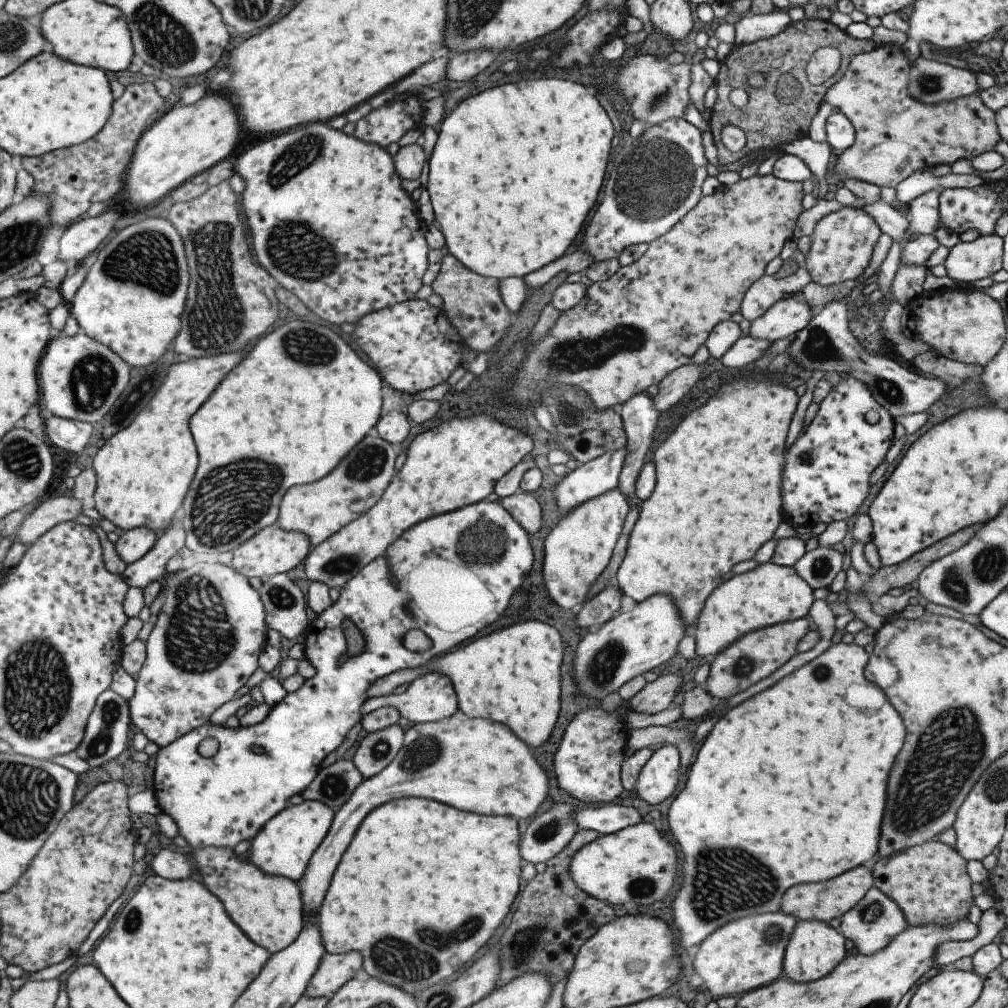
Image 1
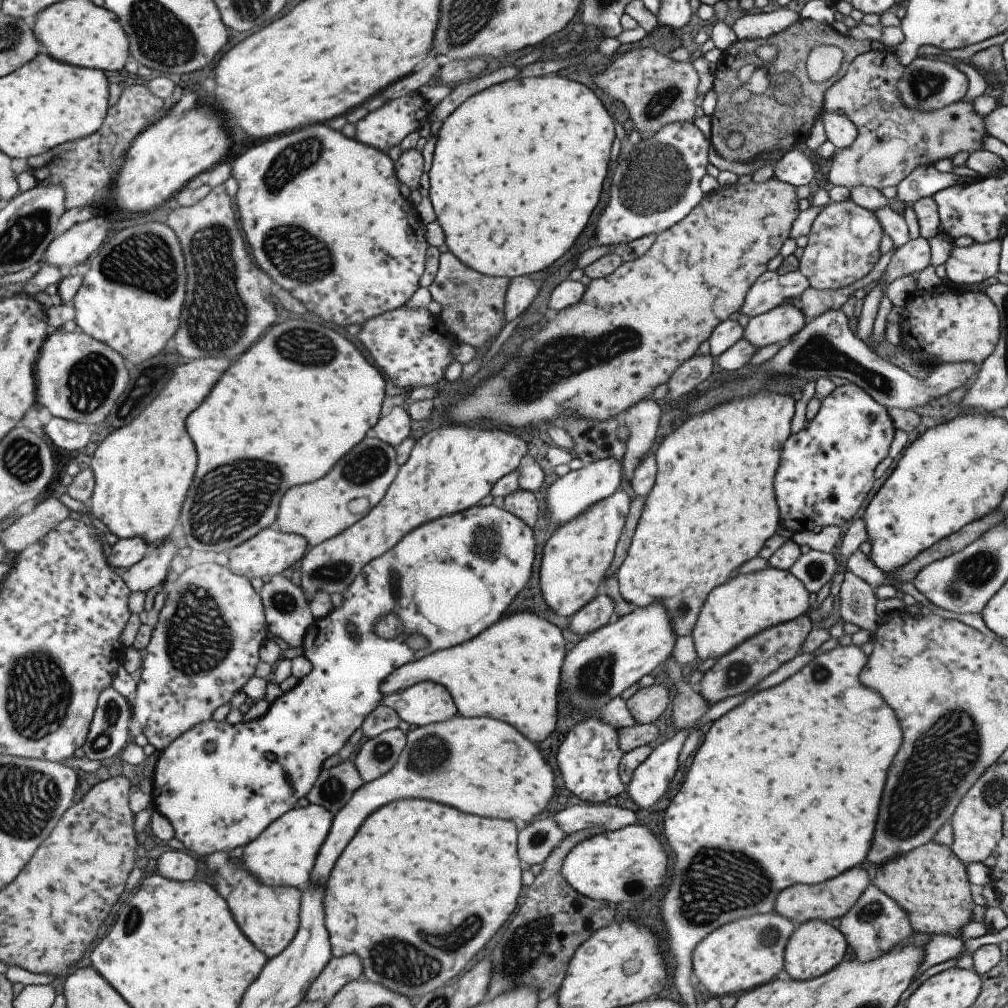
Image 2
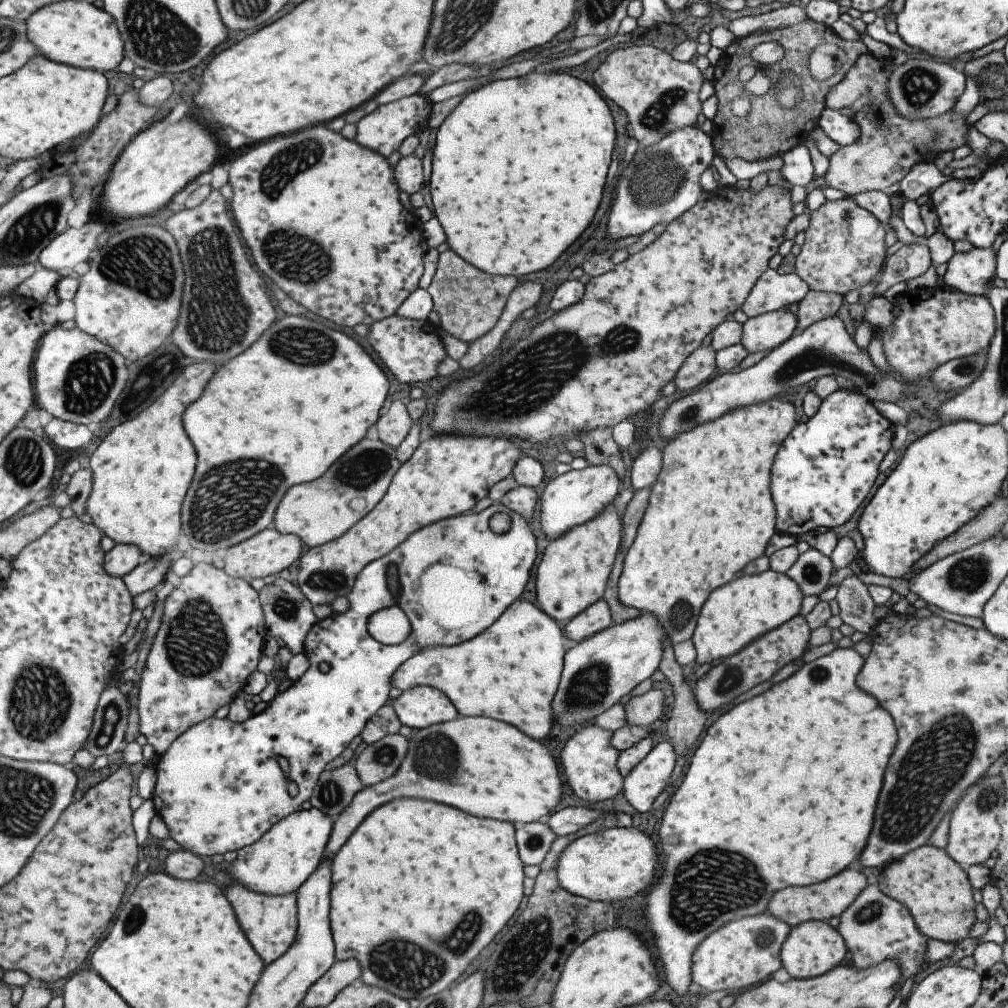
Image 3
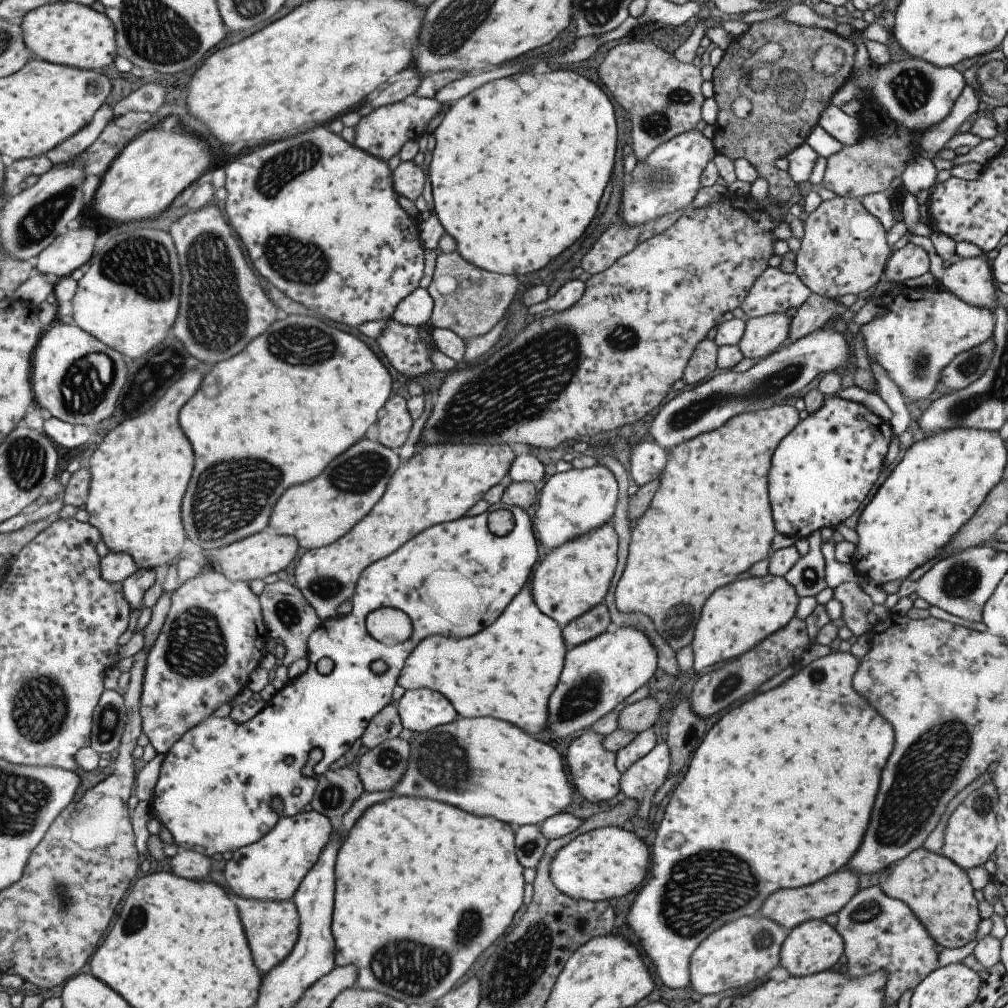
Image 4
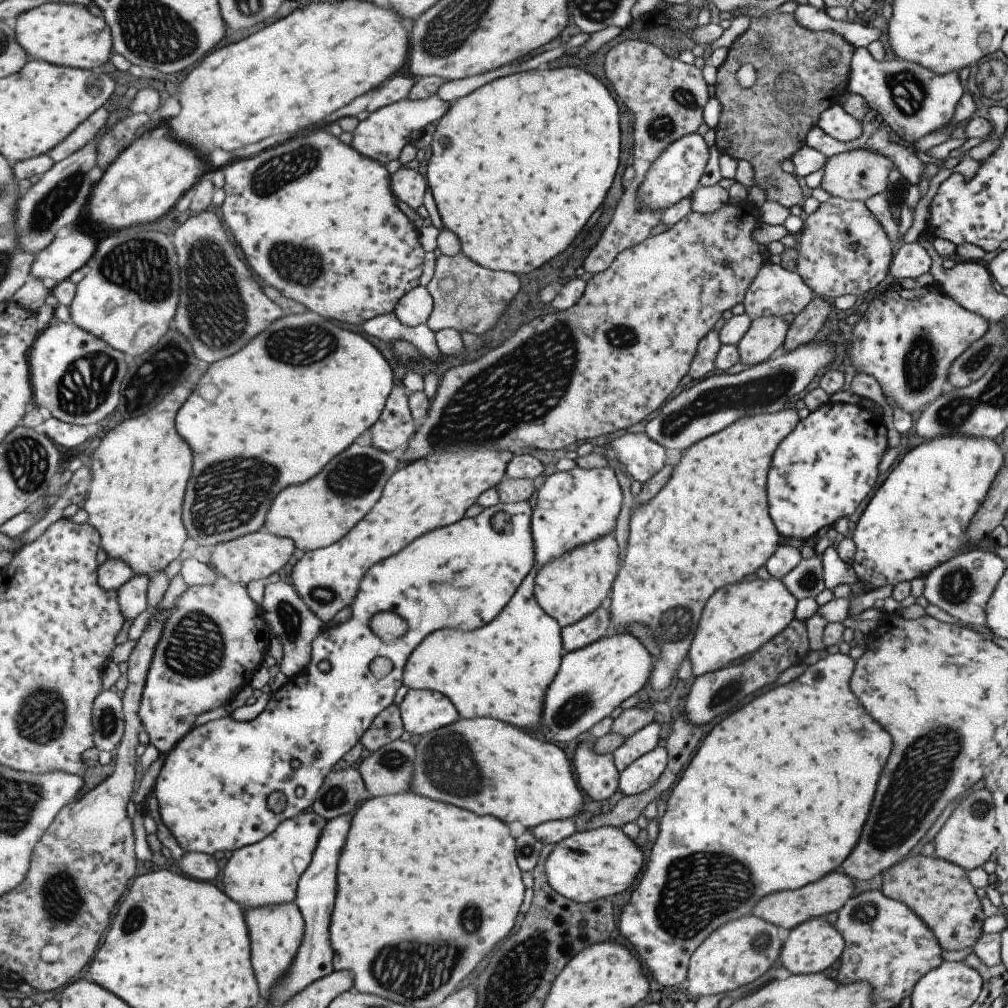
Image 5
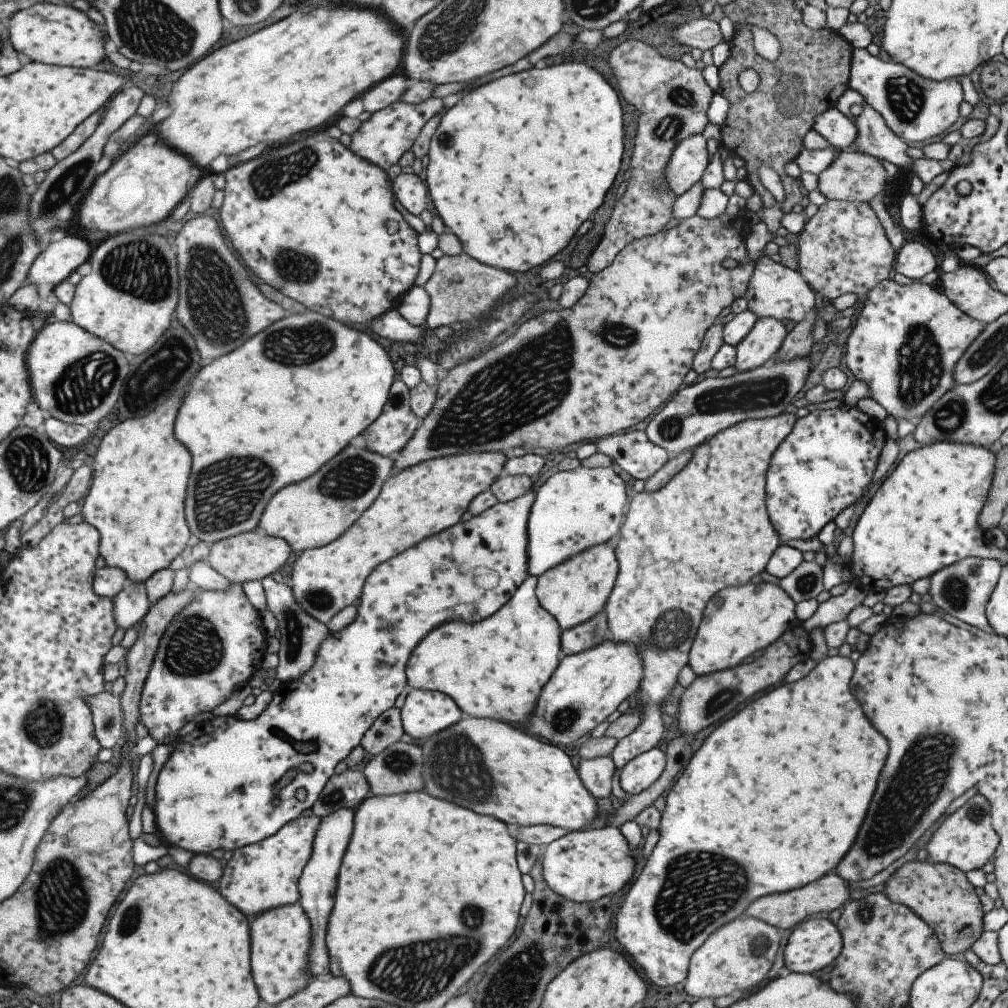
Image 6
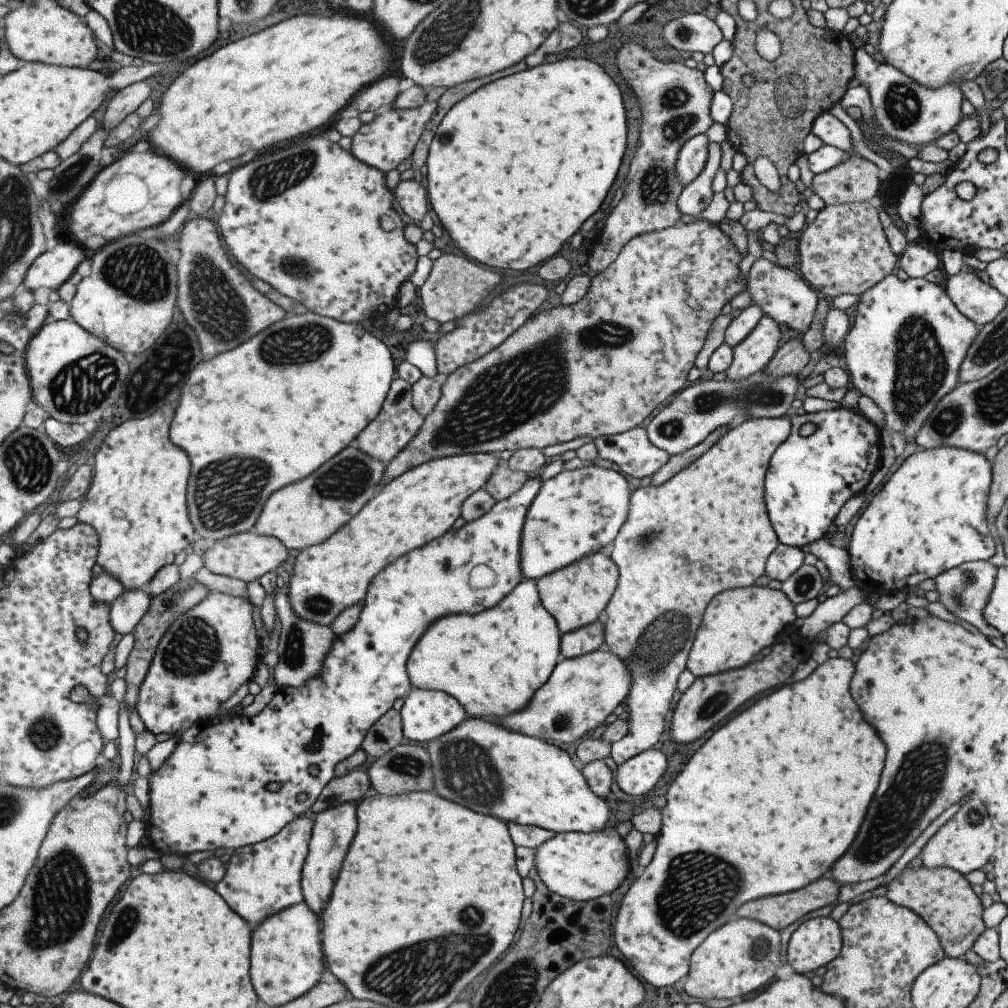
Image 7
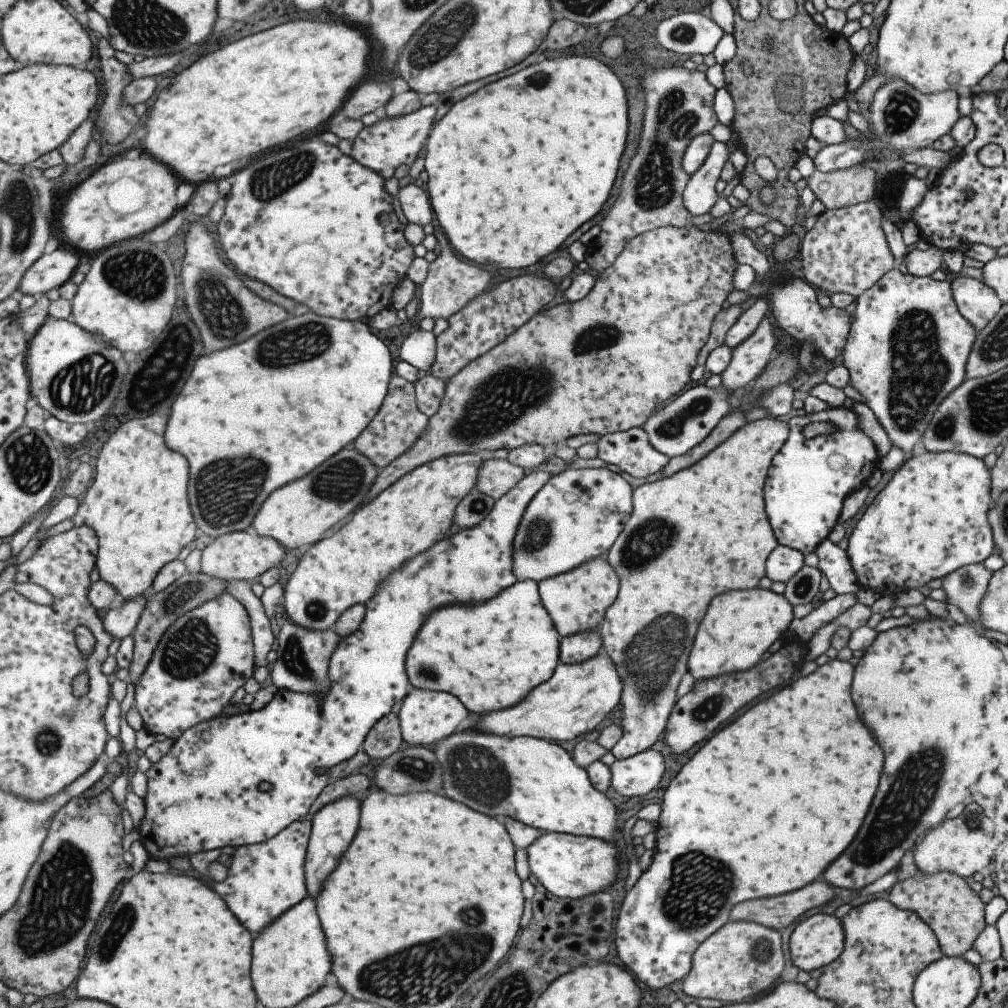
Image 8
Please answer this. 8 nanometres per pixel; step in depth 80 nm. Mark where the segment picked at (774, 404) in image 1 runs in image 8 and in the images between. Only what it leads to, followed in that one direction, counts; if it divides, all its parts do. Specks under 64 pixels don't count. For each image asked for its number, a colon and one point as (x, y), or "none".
2: (711, 507)
3: (709, 512)
4: (709, 520)
5: (707, 526)
6: (707, 528)
7: (705, 529)
8: (701, 531)

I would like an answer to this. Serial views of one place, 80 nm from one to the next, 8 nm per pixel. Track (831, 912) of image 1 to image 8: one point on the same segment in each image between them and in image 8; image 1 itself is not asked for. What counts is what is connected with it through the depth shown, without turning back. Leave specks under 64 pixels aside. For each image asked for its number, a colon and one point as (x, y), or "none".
2: (828, 900)
3: (793, 905)
4: (788, 908)
5: (787, 908)
6: (784, 910)
7: (777, 911)
8: (777, 912)

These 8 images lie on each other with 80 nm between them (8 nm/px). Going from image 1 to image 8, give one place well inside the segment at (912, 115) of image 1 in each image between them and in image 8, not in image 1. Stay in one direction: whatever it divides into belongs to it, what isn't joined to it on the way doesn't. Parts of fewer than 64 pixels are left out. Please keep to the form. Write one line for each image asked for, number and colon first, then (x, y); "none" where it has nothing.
2: (891, 140)
3: (888, 145)
4: (867, 167)
5: (857, 174)
6: (852, 176)
7: (854, 180)
8: (844, 187)

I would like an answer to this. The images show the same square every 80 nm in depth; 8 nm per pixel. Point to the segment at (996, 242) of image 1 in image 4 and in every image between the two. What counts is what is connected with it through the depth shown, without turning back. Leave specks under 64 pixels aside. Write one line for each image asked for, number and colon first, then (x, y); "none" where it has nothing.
2: (975, 263)
3: (969, 273)
4: (970, 279)

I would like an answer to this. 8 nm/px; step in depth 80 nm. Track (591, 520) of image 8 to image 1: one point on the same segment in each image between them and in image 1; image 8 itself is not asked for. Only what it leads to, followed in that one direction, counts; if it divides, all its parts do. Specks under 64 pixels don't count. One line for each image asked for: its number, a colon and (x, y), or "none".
1: (589, 480)
2: (569, 496)
3: (571, 499)
4: (571, 503)
5: (572, 507)
6: (572, 510)
7: (574, 513)

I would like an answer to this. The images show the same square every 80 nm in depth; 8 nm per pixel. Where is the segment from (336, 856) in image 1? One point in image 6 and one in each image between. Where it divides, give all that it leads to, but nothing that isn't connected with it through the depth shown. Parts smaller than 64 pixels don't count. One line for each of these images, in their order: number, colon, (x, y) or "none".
2: (464, 751)
3: (484, 767)
4: (497, 770)
5: (496, 769)
6: (482, 764)

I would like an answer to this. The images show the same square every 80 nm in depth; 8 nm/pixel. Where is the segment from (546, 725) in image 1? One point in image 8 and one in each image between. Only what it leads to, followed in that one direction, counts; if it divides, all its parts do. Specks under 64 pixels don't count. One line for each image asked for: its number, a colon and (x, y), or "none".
2: (510, 672)
3: (509, 672)
4: (508, 670)
5: (502, 669)
6: (495, 668)
7: (491, 663)
8: (489, 657)

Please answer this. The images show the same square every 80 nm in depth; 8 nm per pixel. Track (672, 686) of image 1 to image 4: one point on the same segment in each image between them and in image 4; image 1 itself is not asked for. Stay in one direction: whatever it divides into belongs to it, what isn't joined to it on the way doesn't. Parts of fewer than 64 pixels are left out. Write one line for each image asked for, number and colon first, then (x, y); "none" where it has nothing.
2: (647, 704)
3: (643, 710)
4: (636, 717)

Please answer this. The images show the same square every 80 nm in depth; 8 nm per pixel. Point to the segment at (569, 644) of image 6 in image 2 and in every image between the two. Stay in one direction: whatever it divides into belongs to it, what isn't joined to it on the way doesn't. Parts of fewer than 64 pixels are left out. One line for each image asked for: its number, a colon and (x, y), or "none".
2: (597, 613)
3: (594, 618)
4: (587, 626)
5: (590, 628)

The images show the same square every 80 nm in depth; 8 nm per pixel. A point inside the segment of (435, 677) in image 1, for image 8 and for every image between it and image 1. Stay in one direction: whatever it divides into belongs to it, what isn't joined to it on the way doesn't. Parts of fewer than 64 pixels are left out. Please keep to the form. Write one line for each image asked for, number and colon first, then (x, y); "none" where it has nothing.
2: (424, 703)
3: (421, 706)
4: (419, 711)
5: (421, 711)
6: (423, 713)
7: (426, 714)
8: (425, 717)

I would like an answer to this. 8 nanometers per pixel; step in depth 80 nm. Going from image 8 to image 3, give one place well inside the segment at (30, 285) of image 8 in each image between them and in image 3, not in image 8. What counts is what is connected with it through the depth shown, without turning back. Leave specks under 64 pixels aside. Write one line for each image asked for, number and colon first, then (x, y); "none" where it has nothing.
3: (74, 246)
4: (73, 249)
5: (64, 256)
6: (59, 260)
7: (53, 268)

